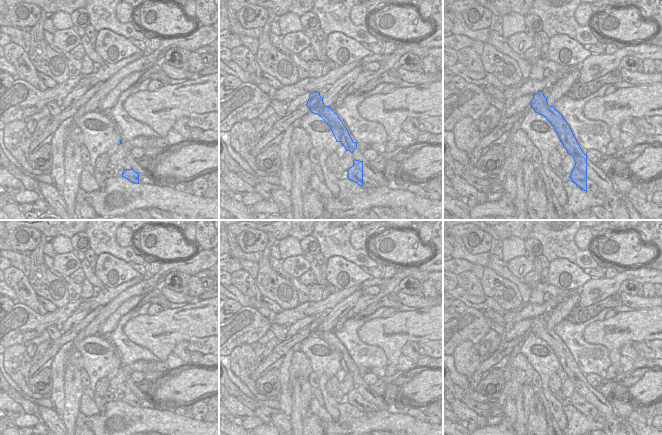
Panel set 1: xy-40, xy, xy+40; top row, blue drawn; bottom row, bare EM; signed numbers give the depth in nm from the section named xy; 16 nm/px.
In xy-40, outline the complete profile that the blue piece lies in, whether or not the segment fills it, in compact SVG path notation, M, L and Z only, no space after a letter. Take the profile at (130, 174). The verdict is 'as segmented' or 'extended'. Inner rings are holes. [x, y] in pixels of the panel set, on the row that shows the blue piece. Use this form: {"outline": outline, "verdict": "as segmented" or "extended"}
{"outline": "M132 167L130 169L124 169L122 177L128 179L134 184L139 184L139 172L135 172Z", "verdict": "as segmented"}

